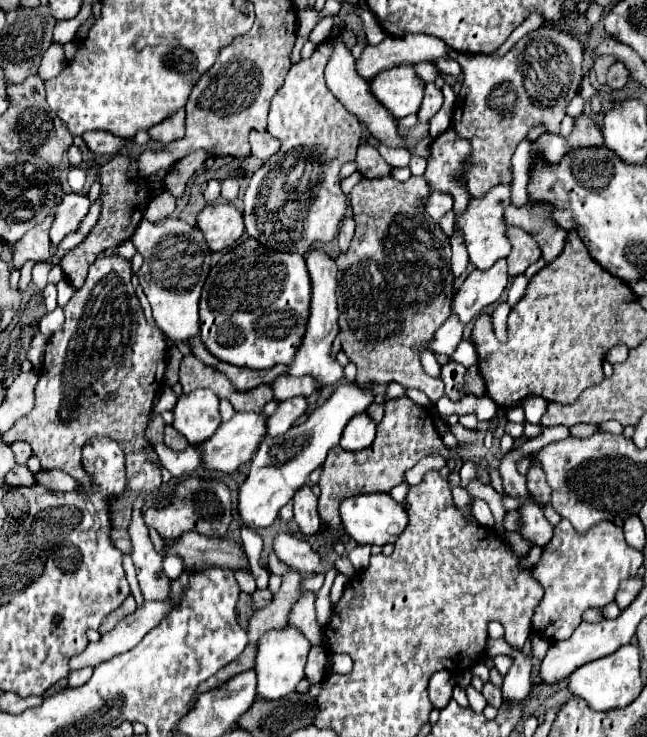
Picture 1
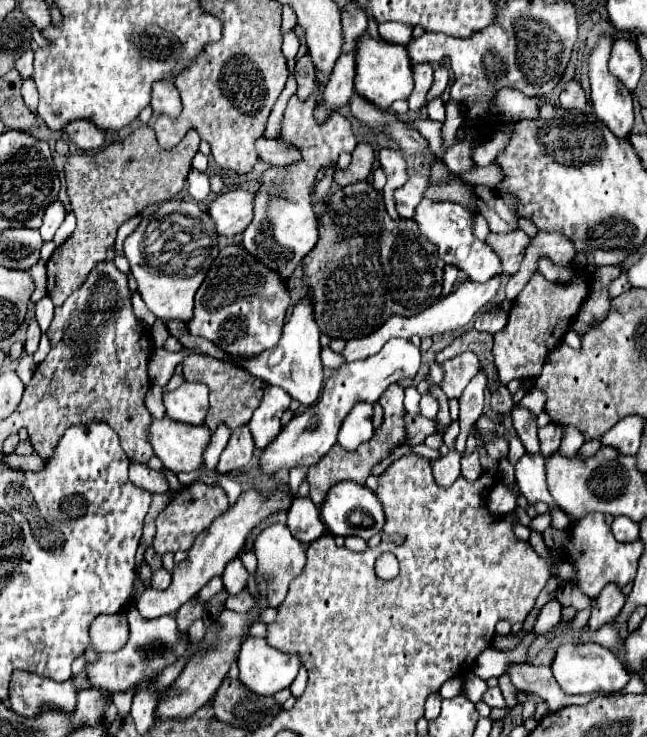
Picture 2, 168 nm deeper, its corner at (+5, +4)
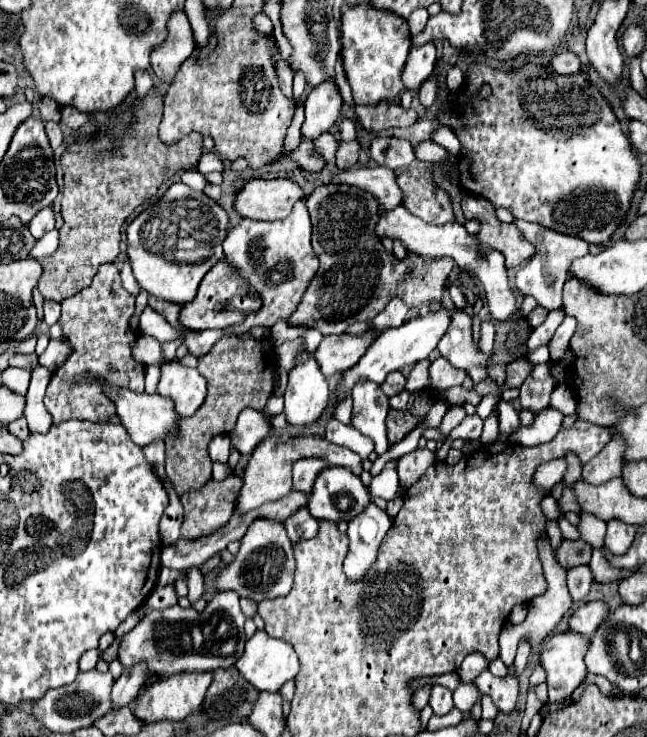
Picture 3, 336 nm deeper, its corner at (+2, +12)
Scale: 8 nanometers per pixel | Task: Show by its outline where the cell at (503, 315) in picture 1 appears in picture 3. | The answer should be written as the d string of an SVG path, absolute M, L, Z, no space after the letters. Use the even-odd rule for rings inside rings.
M450 278L446 279L445 284L448 287L450 297L455 306L461 310L464 310L465 300L461 290L452 282L452 280L450 280Z

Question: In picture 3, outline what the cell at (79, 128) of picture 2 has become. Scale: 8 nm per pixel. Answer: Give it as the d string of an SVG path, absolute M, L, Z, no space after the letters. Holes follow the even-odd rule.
M62 108L62 122L68 128L80 128L82 124L88 122L88 114L86 112L80 112L76 108Z

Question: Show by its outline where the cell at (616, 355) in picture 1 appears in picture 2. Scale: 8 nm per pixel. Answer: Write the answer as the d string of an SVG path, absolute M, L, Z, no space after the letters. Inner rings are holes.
M599 268L593 274L593 286L591 286L591 294L585 300L583 308L579 310L575 322L573 322L573 330L577 332L577 336L583 336L585 332L591 332L593 328L597 328L609 314L609 294L607 294L607 284L617 278L621 274L621 268Z

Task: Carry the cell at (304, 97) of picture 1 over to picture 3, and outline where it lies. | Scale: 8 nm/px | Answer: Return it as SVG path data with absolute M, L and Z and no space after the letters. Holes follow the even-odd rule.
M304 200L296 202L292 214L276 222L260 222L242 218L224 240L224 258L228 264L238 270L238 274L252 286L254 294L262 298L260 312L246 316L244 324L234 324L226 328L226 336L242 336L248 330L262 326L272 328L278 320L286 320L302 302L302 296L310 280L318 272L318 258L310 244L312 226Z

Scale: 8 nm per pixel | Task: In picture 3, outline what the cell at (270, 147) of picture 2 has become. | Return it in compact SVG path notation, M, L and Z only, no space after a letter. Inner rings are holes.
M302 140L300 146L290 154L290 158L296 160L308 172L320 172L326 166L326 160L320 158L314 142L310 142L310 140Z

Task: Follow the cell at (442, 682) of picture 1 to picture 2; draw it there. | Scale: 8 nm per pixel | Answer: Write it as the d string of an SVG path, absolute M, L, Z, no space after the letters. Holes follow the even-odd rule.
M433 692L429 698L427 698L427 704L425 704L425 718L427 720L433 720L439 716L439 708L441 708L441 694L439 692Z

